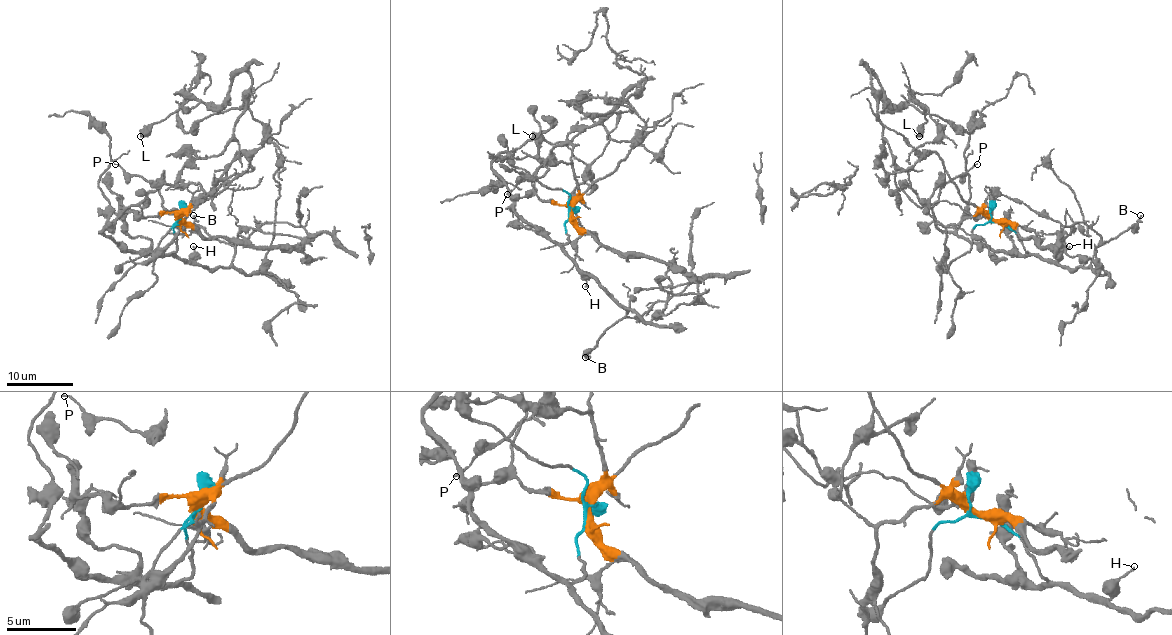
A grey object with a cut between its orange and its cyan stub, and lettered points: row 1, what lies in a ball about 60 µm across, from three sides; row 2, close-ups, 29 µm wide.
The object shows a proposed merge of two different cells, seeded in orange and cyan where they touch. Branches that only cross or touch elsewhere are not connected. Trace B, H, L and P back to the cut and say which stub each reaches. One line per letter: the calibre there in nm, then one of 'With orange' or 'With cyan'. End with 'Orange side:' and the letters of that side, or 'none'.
B: Thickness 110 nm. With cyan
H: Thickness 140 nm. With cyan
L: Thickness 650 nm. With orange
P: Thickness 110 nm. With orange
Orange side: L, P

